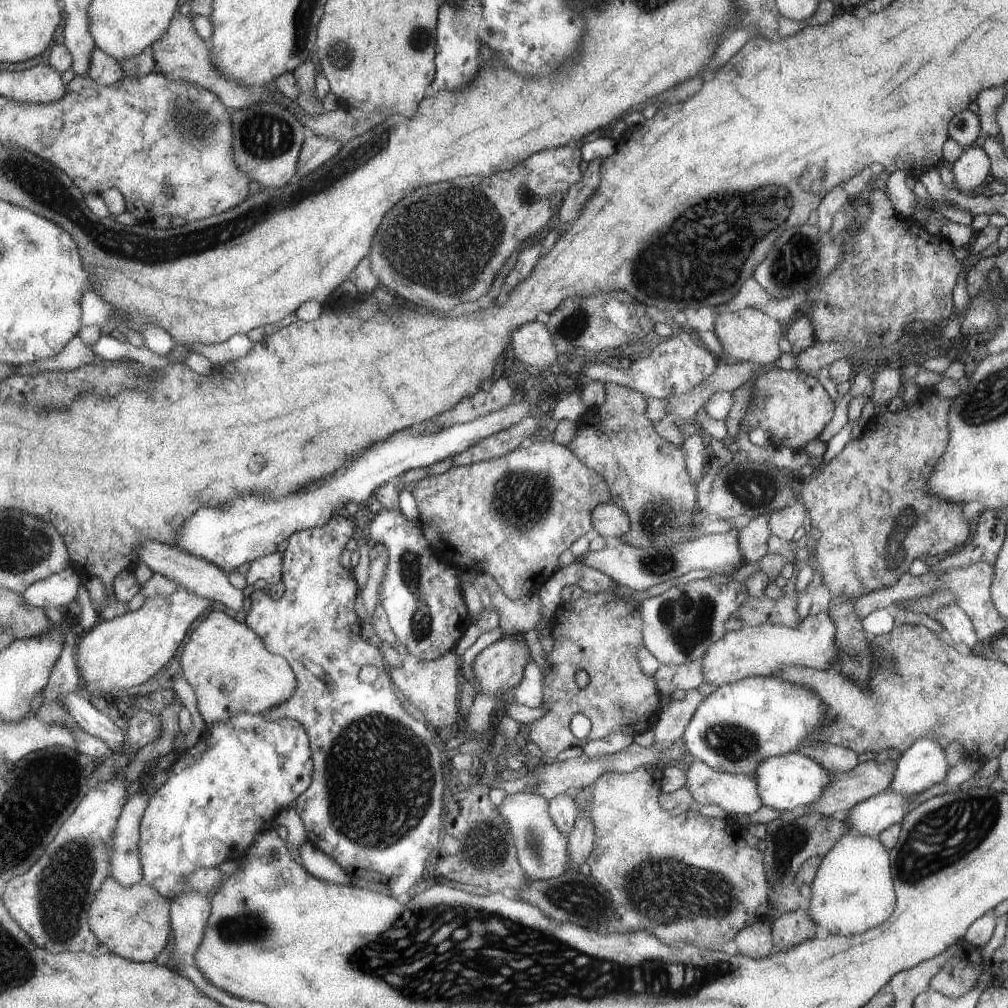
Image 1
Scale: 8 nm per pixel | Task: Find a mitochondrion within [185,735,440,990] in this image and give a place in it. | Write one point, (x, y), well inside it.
(250, 926)

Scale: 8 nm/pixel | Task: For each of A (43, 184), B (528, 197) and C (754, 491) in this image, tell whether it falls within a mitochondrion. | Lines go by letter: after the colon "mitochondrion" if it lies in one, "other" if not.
A: mitochondrion
B: other
C: mitochondrion

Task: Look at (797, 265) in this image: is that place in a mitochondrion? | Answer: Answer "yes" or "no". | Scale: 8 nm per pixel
yes

